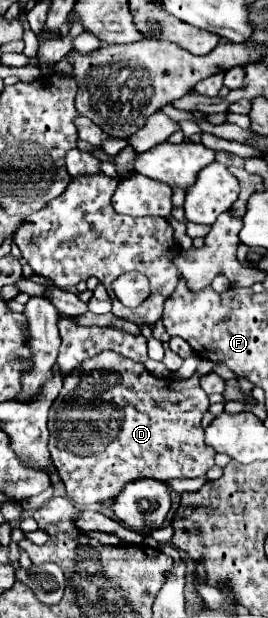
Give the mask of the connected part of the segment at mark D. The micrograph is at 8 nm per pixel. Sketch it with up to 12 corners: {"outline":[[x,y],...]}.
{"outline":[[114,351],[64,379],[48,449],[76,505],[214,467],[198,377]]}

